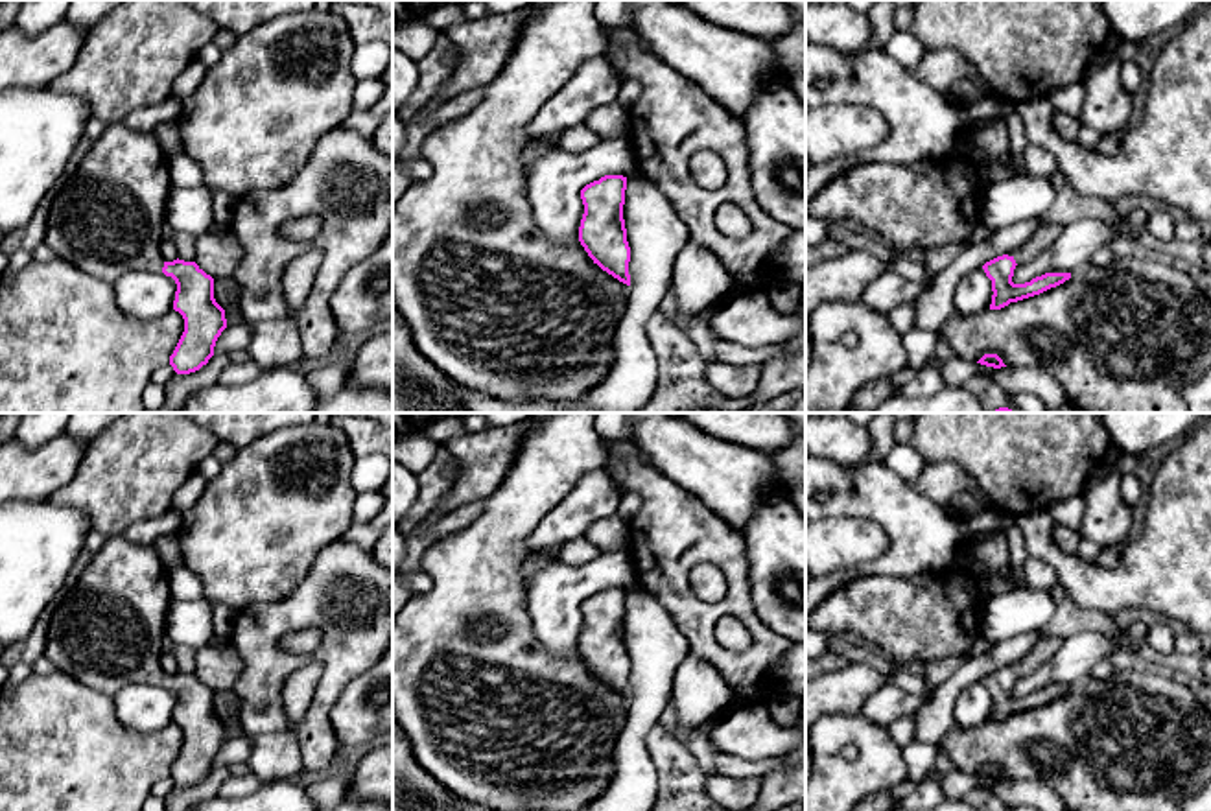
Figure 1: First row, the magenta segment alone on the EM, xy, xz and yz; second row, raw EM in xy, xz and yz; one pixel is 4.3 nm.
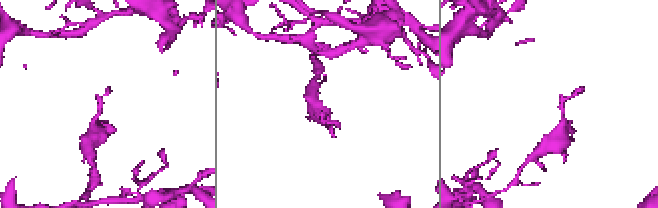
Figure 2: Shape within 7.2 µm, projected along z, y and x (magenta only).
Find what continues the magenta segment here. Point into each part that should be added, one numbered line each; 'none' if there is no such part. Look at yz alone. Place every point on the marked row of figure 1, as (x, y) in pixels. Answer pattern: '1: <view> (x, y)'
1: yz (1046, 235)

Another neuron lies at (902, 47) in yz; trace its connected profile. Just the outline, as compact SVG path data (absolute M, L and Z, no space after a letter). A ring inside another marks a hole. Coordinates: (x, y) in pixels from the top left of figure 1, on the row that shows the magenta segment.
M894 31L885 48L885 53L890 55L903 70L914 68L931 50L922 44L911 31Z

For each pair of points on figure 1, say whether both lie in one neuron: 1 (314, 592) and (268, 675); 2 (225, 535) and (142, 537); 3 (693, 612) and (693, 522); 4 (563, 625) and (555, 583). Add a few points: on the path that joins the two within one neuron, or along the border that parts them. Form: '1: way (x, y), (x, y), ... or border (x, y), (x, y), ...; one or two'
1: way (293, 612), (268, 638), (268, 655); one
2: border (183, 515), (181, 528), (176, 533); two
3: way (675, 590), (675, 544); one
4: way (555, 614), (555, 594); one

